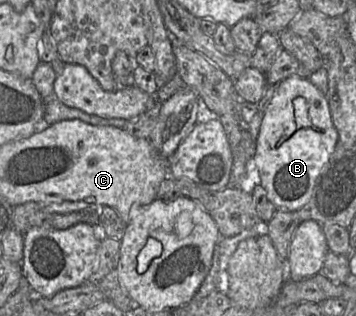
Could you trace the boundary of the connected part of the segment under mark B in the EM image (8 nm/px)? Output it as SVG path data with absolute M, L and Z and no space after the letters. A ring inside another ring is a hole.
M291 75L282 80L264 111L260 131L256 139L256 150L253 157L257 167L256 181L265 189L268 200L277 208L295 212L302 208L311 198L317 179L328 164L338 142L338 132L333 124L326 94L316 87L309 78ZM306 96L306 127L298 128L295 117L294 100ZM281 137L288 137L277 147Z

